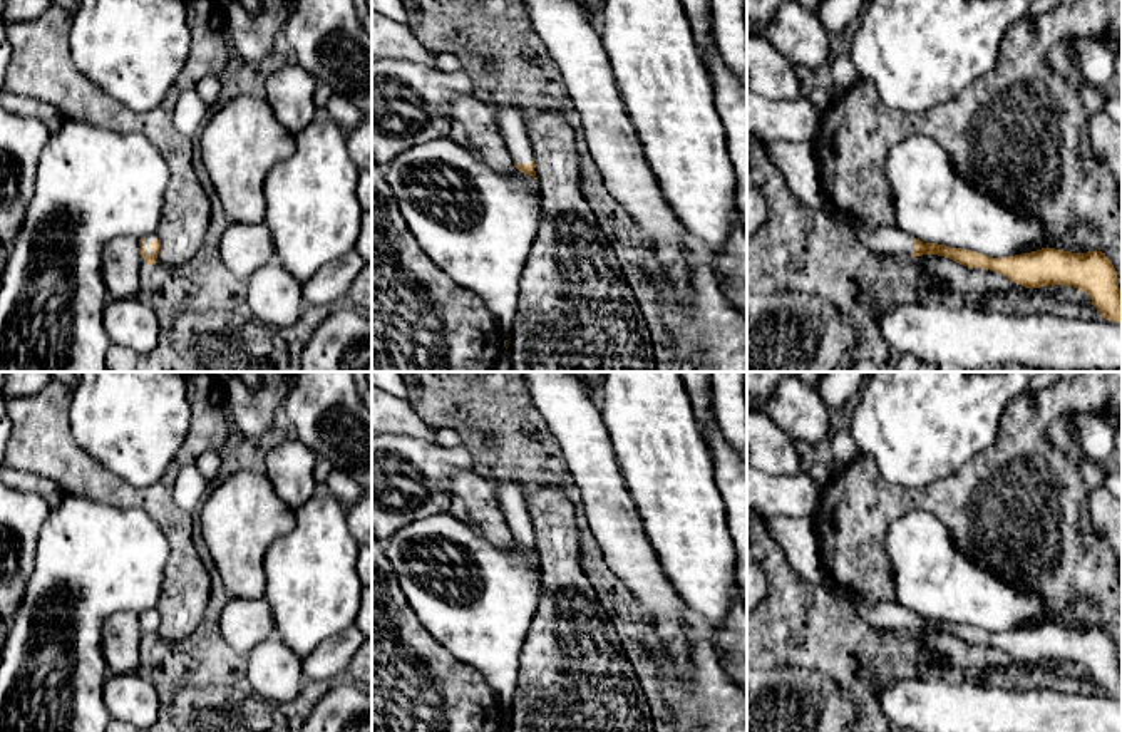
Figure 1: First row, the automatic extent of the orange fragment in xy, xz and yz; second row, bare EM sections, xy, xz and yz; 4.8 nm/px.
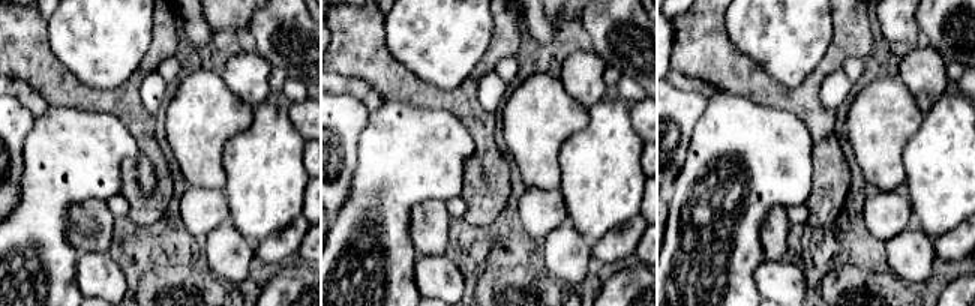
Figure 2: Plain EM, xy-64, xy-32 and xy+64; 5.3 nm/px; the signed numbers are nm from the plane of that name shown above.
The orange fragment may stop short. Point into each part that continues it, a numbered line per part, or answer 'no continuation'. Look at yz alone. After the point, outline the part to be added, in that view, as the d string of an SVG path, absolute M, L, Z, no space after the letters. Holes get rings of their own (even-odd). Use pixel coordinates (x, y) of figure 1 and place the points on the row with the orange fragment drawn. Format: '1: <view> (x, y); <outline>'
1: yz (888, 240); M826 199L824 209L837 218L861 243L891 258L911 258L914 238L896 226L867 228L861 219L837 214Z

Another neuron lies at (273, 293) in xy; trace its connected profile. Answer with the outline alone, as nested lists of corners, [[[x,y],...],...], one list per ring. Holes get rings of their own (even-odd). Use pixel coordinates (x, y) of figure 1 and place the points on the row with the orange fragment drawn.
[[[278,260],[248,278],[248,303],[256,320],[283,330],[293,327],[303,308],[301,283]]]

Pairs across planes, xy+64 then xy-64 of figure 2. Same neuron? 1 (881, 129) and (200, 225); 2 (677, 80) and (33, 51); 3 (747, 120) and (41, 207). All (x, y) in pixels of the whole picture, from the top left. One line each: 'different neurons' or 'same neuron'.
1: same neuron
2: different neurons
3: same neuron

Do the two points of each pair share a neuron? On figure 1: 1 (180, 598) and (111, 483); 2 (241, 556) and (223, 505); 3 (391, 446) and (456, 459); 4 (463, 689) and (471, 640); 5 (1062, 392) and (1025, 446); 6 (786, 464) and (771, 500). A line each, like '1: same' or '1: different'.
1: same
2: same
3: same
4: different
5: same
6: different

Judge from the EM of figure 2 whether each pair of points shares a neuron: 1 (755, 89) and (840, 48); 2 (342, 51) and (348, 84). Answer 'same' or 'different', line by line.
1: same
2: different

